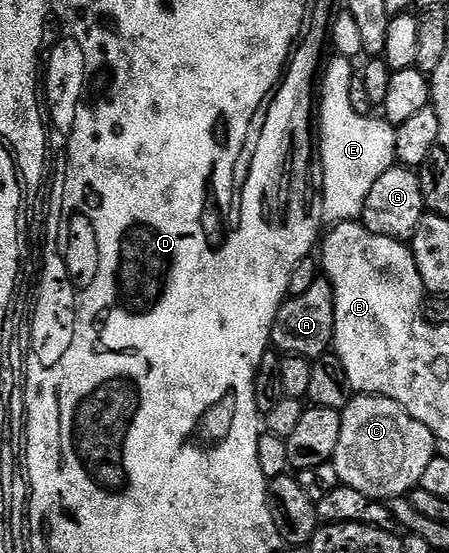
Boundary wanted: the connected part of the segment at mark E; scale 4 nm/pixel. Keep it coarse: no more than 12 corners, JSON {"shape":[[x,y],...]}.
{"shape":[[355,63],[318,86],[326,226],[357,221],[396,162],[396,128],[349,101]]}

